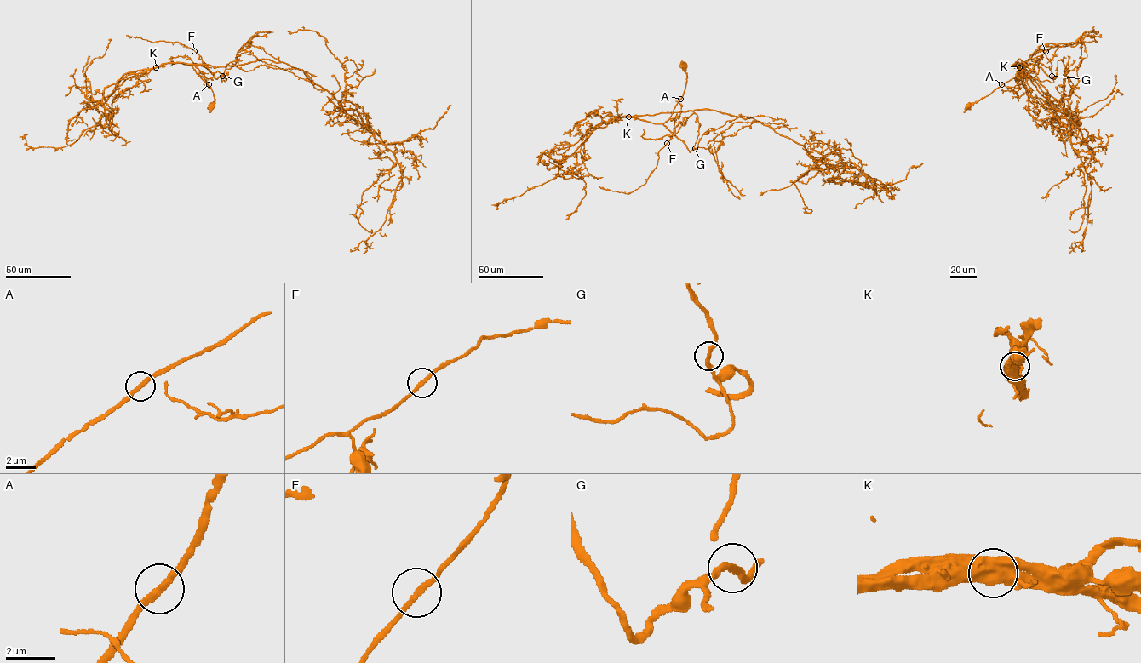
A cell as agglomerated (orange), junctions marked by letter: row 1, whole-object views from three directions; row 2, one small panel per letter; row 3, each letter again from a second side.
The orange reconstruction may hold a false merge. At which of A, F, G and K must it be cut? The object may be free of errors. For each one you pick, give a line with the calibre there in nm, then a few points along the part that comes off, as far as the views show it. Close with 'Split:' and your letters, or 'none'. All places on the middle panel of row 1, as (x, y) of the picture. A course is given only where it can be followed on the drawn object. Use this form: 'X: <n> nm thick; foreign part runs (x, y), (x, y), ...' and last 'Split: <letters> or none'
K: 650 nm thick; foreign part runs (628, 117), (662, 123), (690, 152), (697, 146), (706, 148), (709, 141), (736, 122), (796, 127)
Split: K

